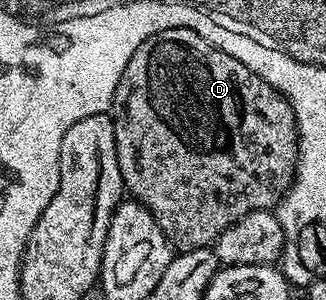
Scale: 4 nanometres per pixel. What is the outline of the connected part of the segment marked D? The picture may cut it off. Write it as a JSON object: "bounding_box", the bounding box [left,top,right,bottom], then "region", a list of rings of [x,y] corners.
{"bounding_box":[110,28,298,252],"region":[[[189,28],[162,30],[158,34],[146,38],[146,42],[142,42],[142,46],[138,46],[138,50],[134,50],[134,54],[130,58],[130,62],[126,62],[126,70],[122,70],[122,78],[114,90],[110,115],[114,126],[118,170],[122,174],[122,182],[127,195],[146,210],[150,210],[154,222],[158,222],[158,226],[164,231],[164,236],[168,239],[169,244],[180,252],[189,252],[195,248],[215,245],[222,230],[234,226],[234,222],[238,222],[238,218],[251,212],[275,209],[284,193],[288,191],[292,177],[296,175],[298,155],[296,115],[292,112],[292,107],[288,105],[286,97],[276,88],[272,88],[268,82],[258,78],[258,74],[254,74],[254,70],[242,66],[242,62],[238,62],[238,58],[218,50],[210,42],[206,42],[206,38],[202,38]]]}

